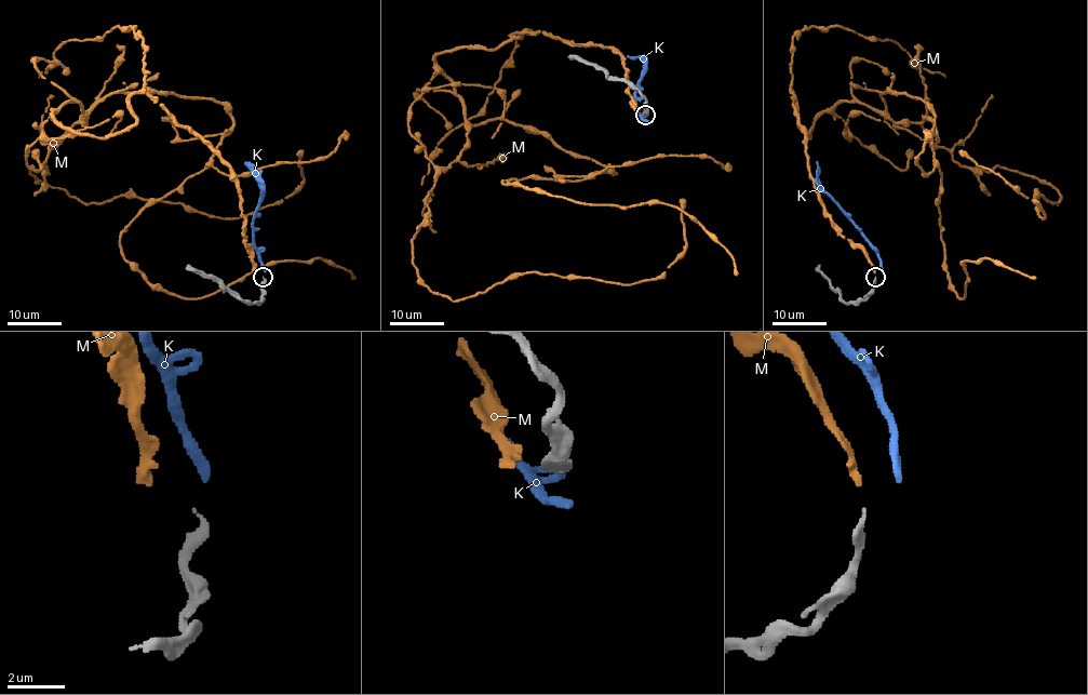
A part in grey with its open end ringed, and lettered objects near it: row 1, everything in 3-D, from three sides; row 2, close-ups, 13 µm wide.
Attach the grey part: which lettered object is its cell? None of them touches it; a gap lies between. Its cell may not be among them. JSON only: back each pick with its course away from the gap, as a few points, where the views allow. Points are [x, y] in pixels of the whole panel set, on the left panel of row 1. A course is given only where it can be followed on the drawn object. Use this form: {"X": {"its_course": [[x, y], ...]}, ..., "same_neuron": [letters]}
{"M": {"its_course": [[254, 272], [231, 170], [146, 93], [112, 135], [53, 112], [227, 111], [120, 236], [150, 283], [354, 278]]}, "same_neuron": ["M"]}

